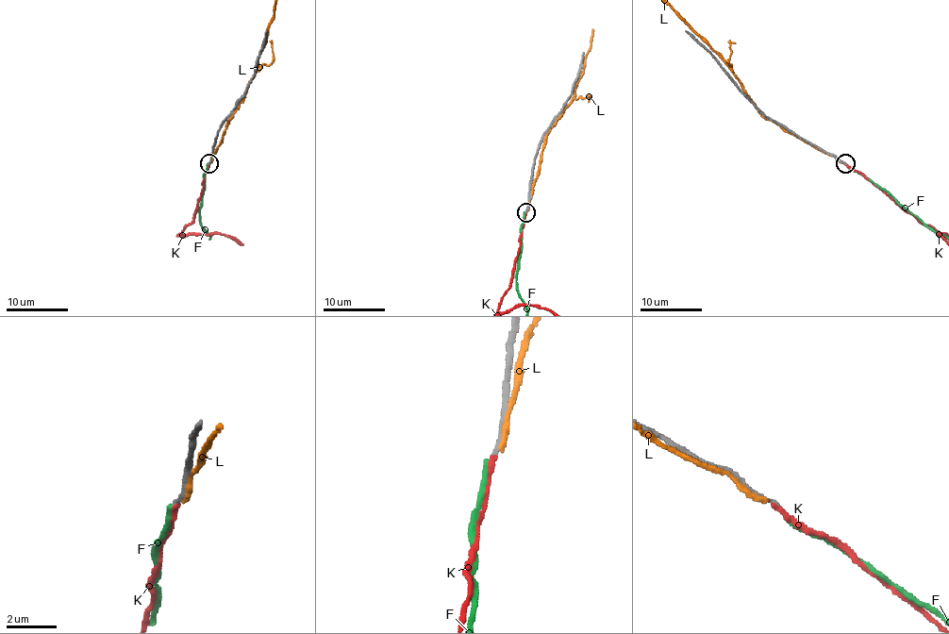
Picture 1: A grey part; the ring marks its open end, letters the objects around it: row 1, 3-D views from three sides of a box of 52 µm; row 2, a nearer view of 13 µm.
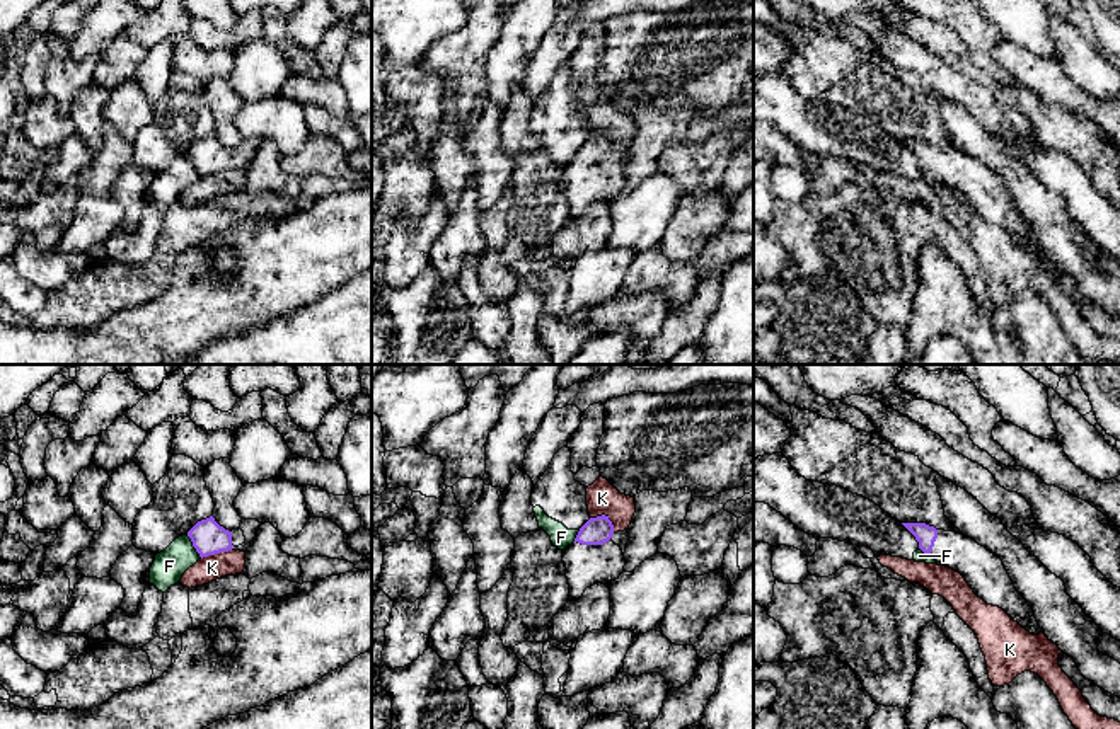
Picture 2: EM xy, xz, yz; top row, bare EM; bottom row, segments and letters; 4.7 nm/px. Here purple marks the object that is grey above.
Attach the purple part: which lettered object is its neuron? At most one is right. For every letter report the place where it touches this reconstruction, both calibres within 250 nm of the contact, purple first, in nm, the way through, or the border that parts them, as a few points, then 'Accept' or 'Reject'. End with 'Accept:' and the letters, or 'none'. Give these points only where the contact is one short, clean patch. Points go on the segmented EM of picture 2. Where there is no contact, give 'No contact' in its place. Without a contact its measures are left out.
F: Touches purple at xy (193, 545). Thickness 160 nm (purple) against 150 nm. Boundary: xy (186, 535), (202, 557). Reject
K: Touches purple at xz (606, 516). Thickness 130 nm (purple) against 160 nm. Boundary: xz (590, 516), (604, 515), (614, 532). Reject
L: No contact. Reject
Accept: none

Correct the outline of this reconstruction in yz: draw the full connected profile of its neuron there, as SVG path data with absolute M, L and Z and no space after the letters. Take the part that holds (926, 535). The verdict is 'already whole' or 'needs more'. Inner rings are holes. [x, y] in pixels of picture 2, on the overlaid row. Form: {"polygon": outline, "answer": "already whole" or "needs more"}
{"polygon": "M902 523L919 548L936 562L960 572L987 605L1002 608L1014 622L1035 617L1030 603L1016 591L1002 560L975 540L926 523Z", "answer": "needs more"}

